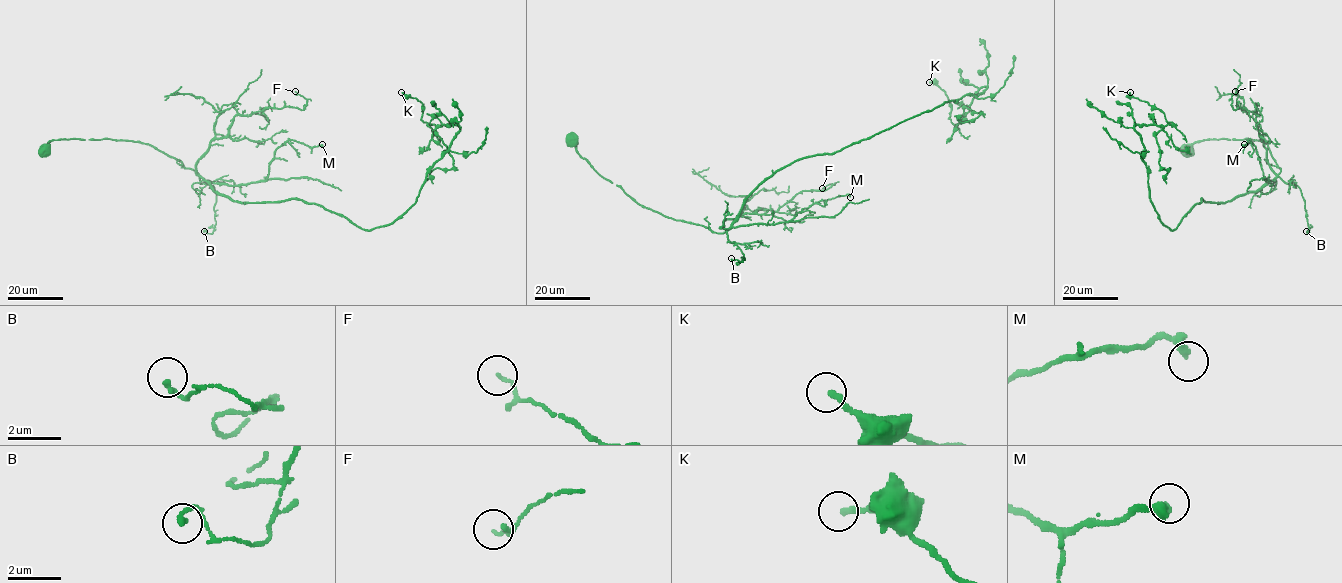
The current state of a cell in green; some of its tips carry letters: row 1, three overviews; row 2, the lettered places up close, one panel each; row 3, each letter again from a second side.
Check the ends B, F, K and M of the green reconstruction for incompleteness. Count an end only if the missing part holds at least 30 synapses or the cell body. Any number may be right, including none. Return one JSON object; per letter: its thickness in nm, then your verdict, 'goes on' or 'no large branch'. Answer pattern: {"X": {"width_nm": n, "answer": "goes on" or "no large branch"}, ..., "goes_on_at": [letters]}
{"B": {"width_nm": 180, "answer": "no large branch"}, "F": {"width_nm": 110, "answer": "no large branch"}, "K": {"width_nm": 220, "answer": "no large branch"}, "M": {"width_nm": 320, "answer": "no large branch"}, "goes_on_at": []}

